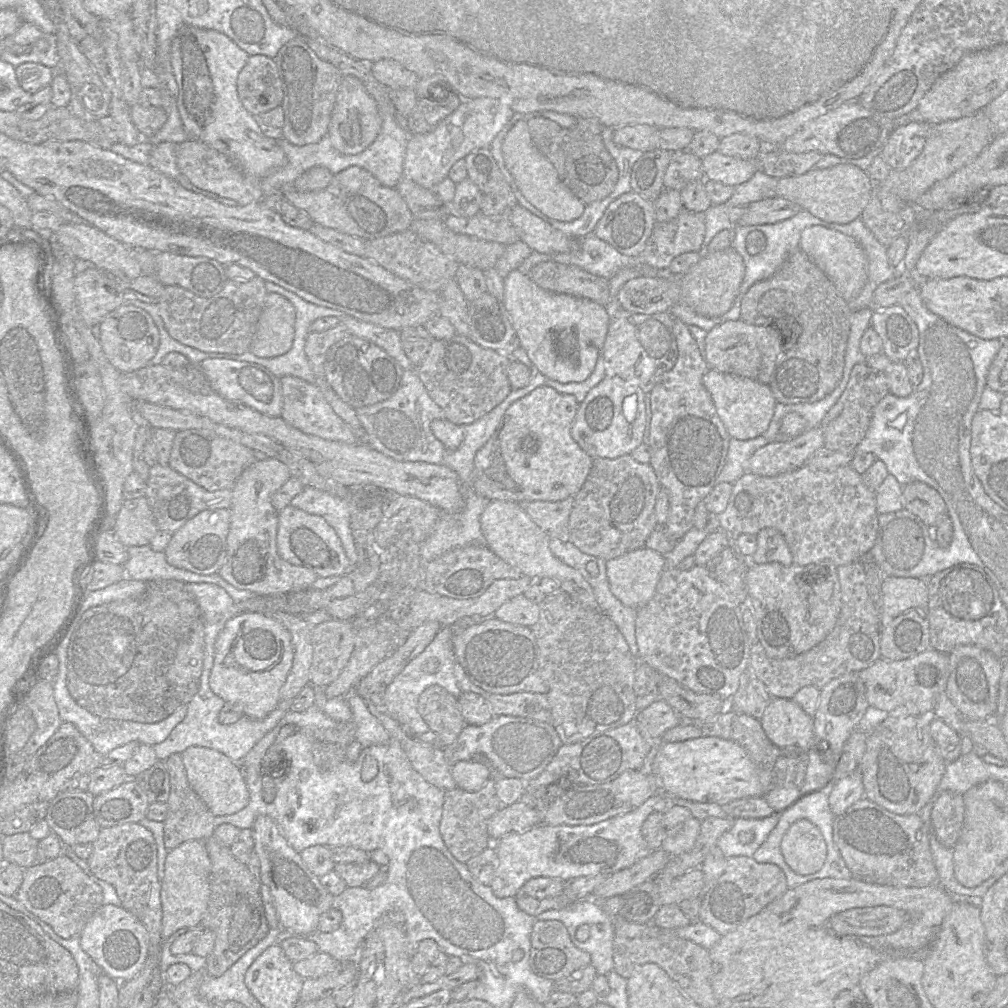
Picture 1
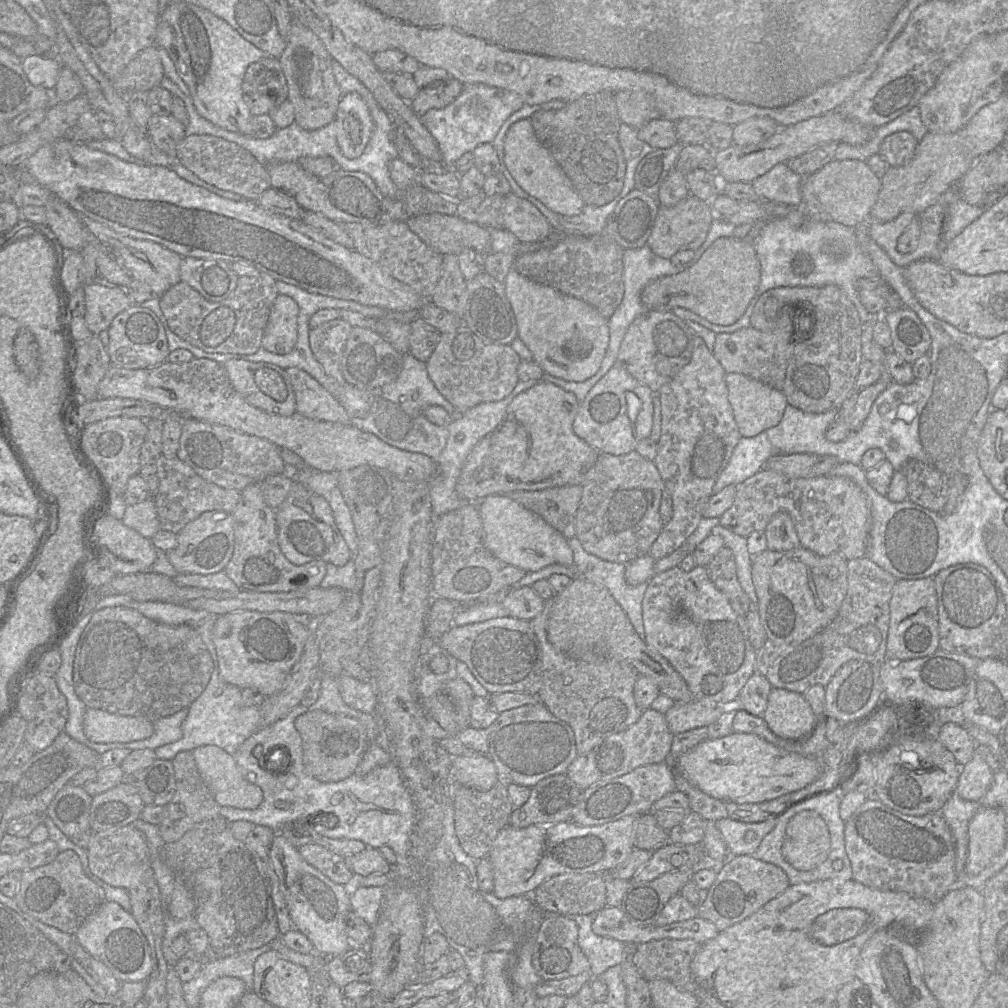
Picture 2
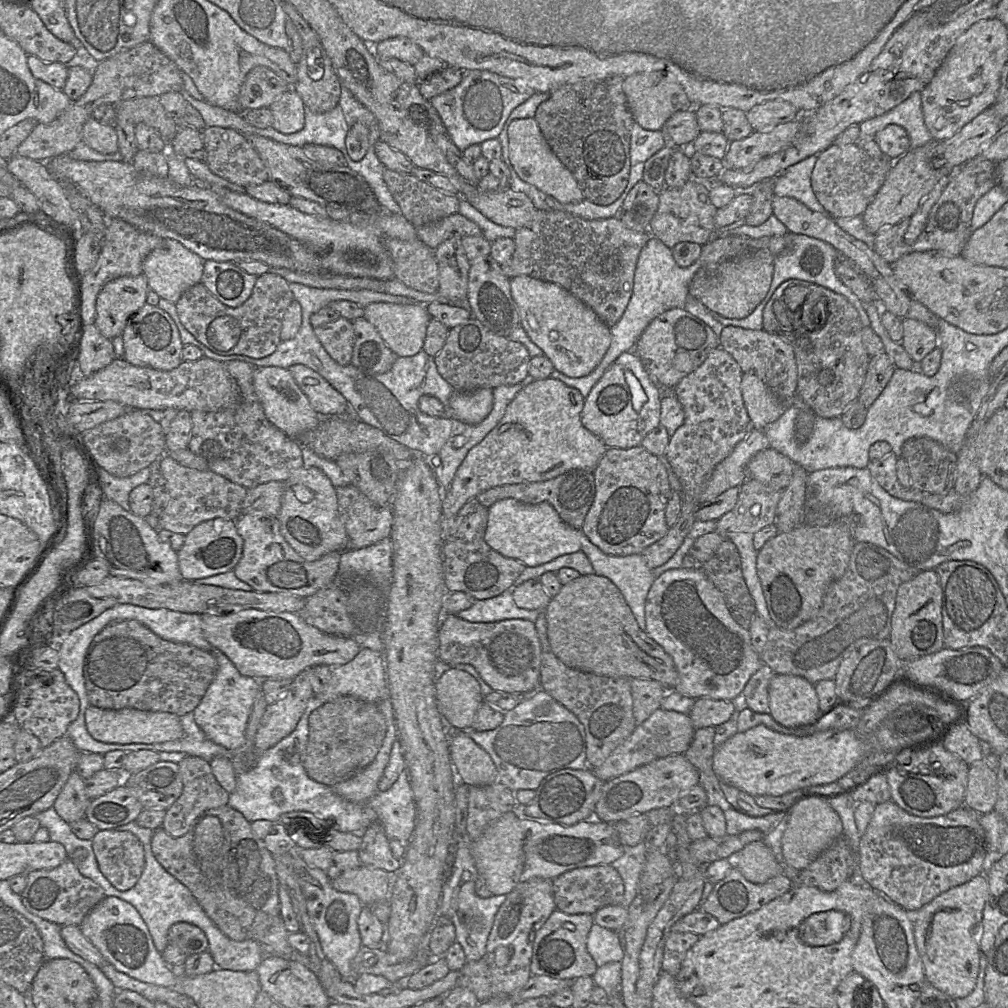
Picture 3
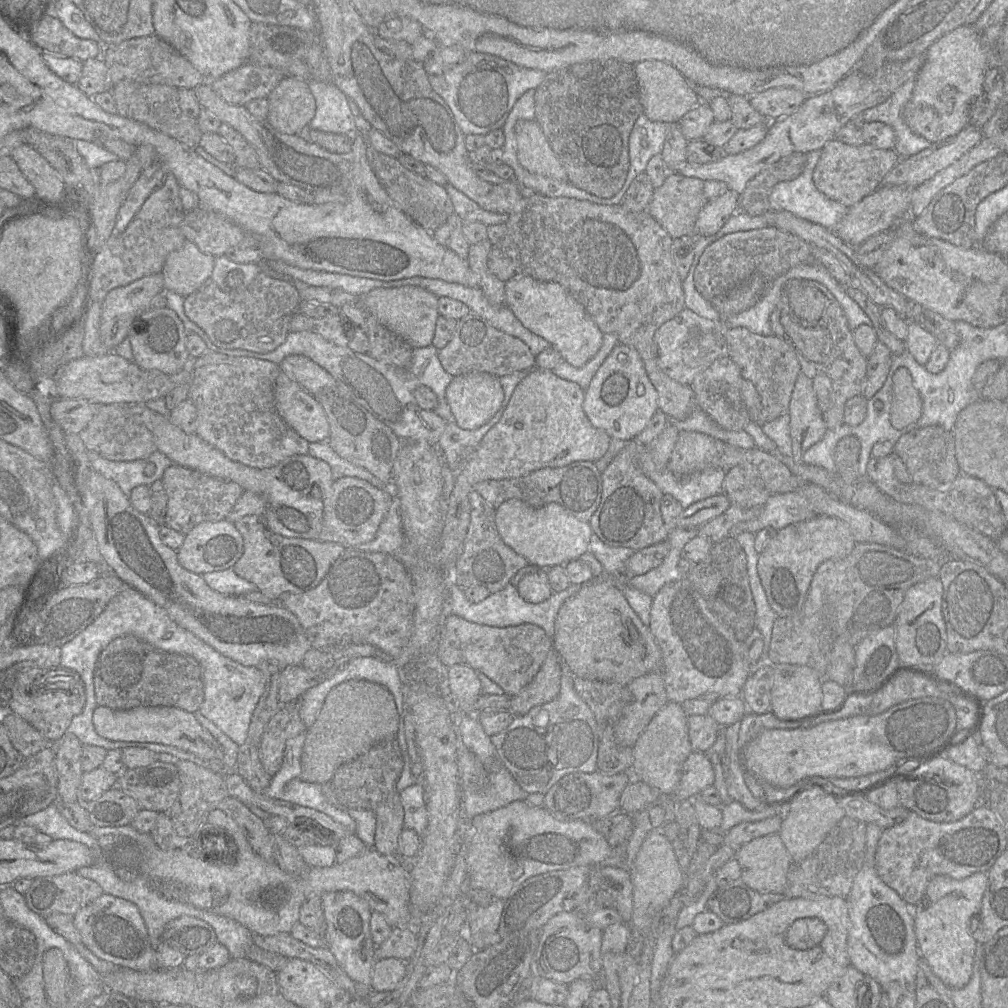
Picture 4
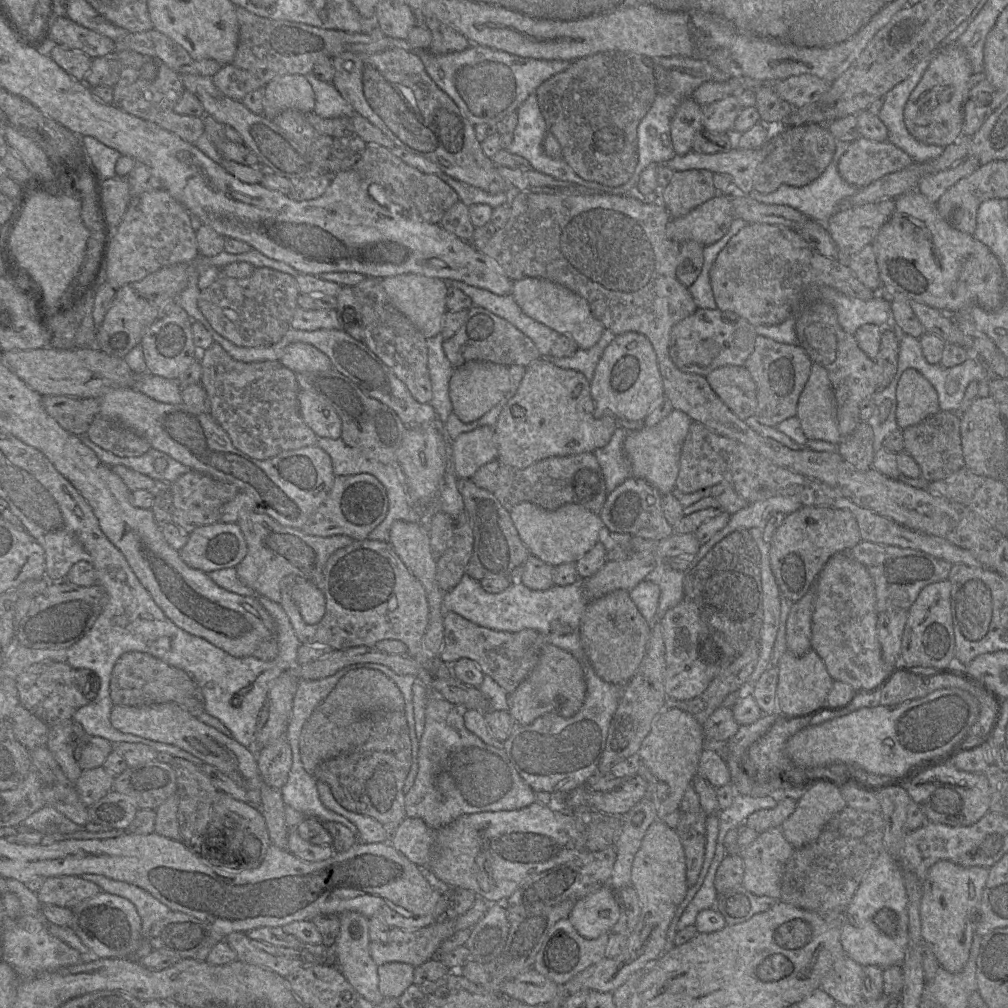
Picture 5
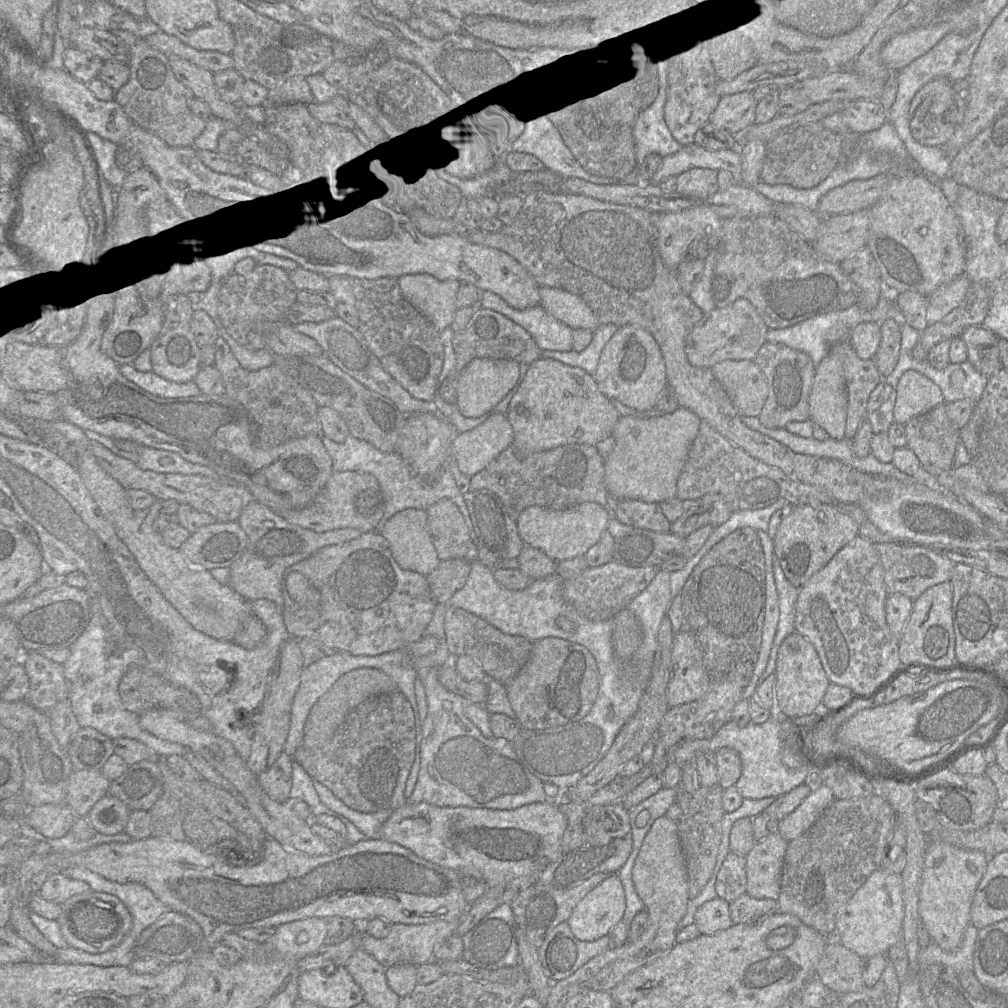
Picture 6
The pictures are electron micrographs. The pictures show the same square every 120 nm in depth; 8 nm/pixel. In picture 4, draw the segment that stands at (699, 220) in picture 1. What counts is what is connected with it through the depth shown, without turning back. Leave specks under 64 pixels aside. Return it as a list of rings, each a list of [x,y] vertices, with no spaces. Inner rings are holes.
[[[672,172],[665,182],[654,190],[648,212],[674,240],[682,236],[695,236],[698,214],[707,202],[704,181]]]

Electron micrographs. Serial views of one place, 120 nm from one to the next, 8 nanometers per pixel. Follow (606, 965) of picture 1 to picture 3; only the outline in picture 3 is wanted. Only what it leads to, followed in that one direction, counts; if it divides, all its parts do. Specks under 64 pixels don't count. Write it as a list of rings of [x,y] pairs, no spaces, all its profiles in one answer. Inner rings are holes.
[[[596,923],[590,929],[586,946],[598,967],[609,962],[621,963],[624,957],[621,934]]]

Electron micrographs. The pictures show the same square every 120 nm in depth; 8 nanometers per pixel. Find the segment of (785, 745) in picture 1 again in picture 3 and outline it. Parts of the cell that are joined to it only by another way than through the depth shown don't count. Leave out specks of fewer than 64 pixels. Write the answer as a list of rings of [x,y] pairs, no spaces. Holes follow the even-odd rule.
[[[775,674],[769,685],[769,713],[785,727],[806,723],[820,713],[815,684],[800,676]]]

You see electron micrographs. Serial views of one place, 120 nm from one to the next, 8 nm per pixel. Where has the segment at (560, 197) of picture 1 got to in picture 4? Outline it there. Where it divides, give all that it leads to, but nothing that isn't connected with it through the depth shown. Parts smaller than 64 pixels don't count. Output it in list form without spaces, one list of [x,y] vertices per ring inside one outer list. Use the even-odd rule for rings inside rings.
[[[535,119],[518,120],[514,132],[517,159],[523,168],[533,174],[567,181],[566,171]]]

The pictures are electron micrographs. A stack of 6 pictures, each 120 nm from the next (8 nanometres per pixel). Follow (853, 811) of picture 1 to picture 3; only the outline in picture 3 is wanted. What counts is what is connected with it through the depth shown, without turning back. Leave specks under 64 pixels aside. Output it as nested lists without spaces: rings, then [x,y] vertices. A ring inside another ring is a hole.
[[[893,801],[877,804],[857,851],[860,882],[886,896],[907,912],[915,912],[943,892],[984,874],[986,838],[978,821],[979,815],[981,814],[962,806],[945,815],[923,818],[911,815]]]

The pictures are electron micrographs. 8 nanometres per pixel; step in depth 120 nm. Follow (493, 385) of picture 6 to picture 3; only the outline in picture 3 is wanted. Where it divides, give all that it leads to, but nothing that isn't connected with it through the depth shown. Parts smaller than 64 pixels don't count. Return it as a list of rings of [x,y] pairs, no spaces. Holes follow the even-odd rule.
[[[480,388],[472,392],[453,391],[449,404],[453,418],[469,425],[479,424],[493,408],[493,389]]]

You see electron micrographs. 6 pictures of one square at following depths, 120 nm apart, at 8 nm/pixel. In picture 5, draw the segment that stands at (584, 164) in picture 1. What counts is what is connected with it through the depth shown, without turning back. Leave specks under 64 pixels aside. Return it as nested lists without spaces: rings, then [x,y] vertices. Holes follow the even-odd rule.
[[[623,51],[599,53],[573,61],[569,68],[544,81],[535,91],[540,111],[547,124],[548,133],[552,134],[560,145],[560,157],[562,157],[569,164],[569,166],[581,179],[612,188],[625,184],[635,171],[638,164],[637,128],[641,120],[650,109],[657,93],[658,89],[654,75],[653,61],[648,57]]]

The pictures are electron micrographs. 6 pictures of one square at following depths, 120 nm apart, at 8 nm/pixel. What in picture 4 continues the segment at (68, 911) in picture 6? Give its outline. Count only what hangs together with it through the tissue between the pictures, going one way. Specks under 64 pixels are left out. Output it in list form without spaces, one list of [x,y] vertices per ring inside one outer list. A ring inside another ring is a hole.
[[[103,893],[94,902],[78,910],[73,918],[82,943],[98,958],[119,968],[136,971],[158,969],[156,951],[149,943],[145,922],[133,903]]]

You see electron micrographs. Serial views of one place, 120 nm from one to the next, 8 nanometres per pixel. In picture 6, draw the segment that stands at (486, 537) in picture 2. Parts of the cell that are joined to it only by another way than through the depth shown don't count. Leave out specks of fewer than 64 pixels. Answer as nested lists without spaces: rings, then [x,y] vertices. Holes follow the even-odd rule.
[[[583,502],[564,510],[529,506],[520,513],[516,524],[525,545],[537,548],[556,562],[561,562],[583,556],[595,545],[607,528],[610,516],[611,511],[607,507],[594,502]]]

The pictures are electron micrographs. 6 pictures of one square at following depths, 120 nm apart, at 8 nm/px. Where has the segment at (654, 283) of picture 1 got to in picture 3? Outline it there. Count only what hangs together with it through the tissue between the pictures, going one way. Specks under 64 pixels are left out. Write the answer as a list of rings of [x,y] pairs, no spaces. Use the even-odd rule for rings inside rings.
[[[766,250],[729,260],[714,272],[699,270],[689,285],[689,294],[711,312],[728,319],[742,319],[750,315],[766,296],[772,280],[774,256]]]

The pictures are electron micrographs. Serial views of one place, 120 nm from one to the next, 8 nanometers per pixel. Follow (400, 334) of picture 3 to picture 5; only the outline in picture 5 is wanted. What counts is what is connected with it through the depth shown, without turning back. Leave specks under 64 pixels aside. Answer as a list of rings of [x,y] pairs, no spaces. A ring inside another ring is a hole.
[[[403,274],[384,278],[381,284],[390,303],[405,315],[426,339],[440,334],[447,313],[446,296],[449,282],[418,274]]]

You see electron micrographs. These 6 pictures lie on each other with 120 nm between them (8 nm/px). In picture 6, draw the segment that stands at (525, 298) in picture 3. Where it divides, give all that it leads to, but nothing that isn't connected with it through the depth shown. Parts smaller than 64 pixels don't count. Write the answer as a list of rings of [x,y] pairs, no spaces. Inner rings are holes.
[[[540,286],[540,306],[572,329],[595,331],[599,322],[591,308],[577,295],[560,288]]]

